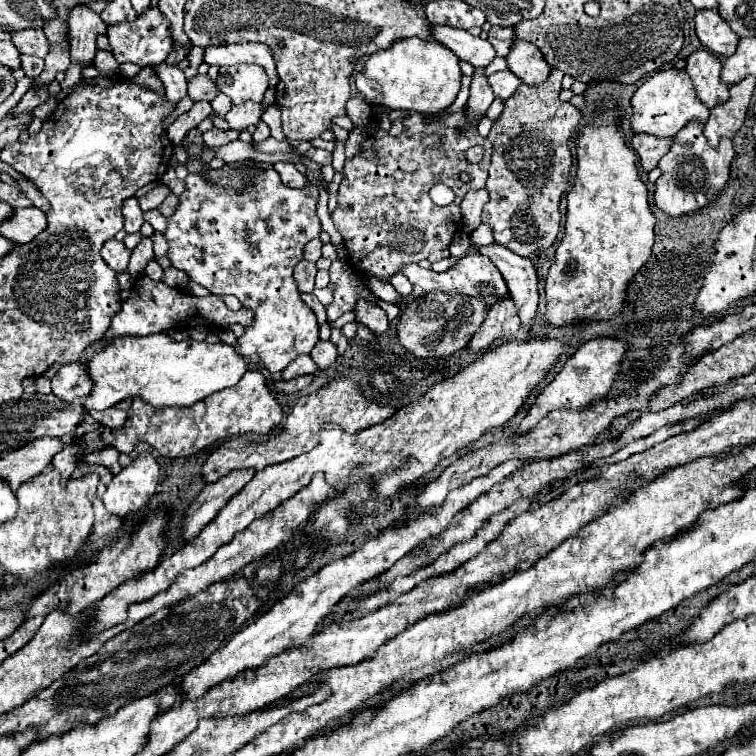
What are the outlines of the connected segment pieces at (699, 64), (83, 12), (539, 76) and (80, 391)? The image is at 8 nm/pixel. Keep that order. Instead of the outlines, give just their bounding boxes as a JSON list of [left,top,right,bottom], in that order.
[[686,49,730,107],[68,5,106,67],[506,37,550,85],[52,363,92,403]]

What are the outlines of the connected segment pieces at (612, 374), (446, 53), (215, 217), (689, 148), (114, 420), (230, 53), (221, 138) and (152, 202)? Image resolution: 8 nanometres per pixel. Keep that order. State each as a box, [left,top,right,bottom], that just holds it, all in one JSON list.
[[518,337,628,433],[356,37,462,113],[164,169,320,373],[654,123,734,217],[92,399,132,429],[204,43,278,87],[203,129,240,147],[140,187,170,211]]

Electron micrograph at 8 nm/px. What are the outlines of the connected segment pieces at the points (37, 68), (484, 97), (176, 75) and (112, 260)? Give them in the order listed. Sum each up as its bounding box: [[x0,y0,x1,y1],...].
[[20,55,44,77],[466,67,494,121],[152,63,186,103],[102,239,130,273]]

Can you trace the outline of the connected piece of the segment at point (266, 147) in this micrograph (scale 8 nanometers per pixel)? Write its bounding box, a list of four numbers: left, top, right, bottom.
[254,139,294,153]

